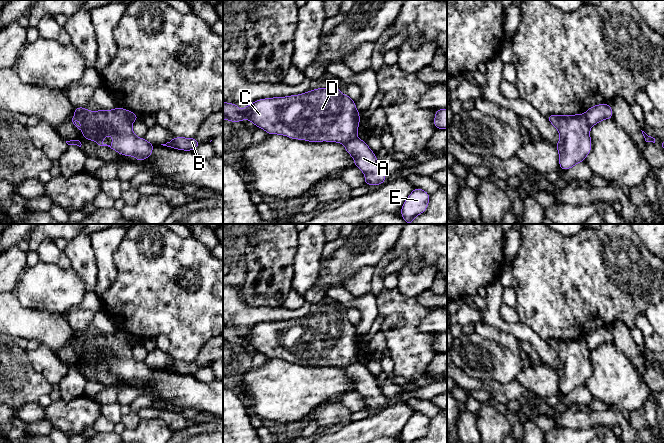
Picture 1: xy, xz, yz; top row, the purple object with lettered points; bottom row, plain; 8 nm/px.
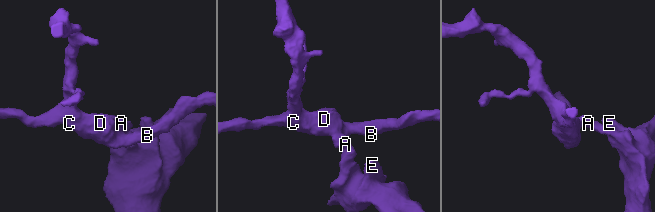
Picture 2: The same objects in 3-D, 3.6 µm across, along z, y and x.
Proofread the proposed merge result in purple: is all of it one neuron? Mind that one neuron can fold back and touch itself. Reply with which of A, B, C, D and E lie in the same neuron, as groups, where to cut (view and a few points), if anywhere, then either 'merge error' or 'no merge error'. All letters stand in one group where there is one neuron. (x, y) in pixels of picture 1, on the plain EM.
groups A E / B C D; cut xy (123, 333), (131, 347); merge error

